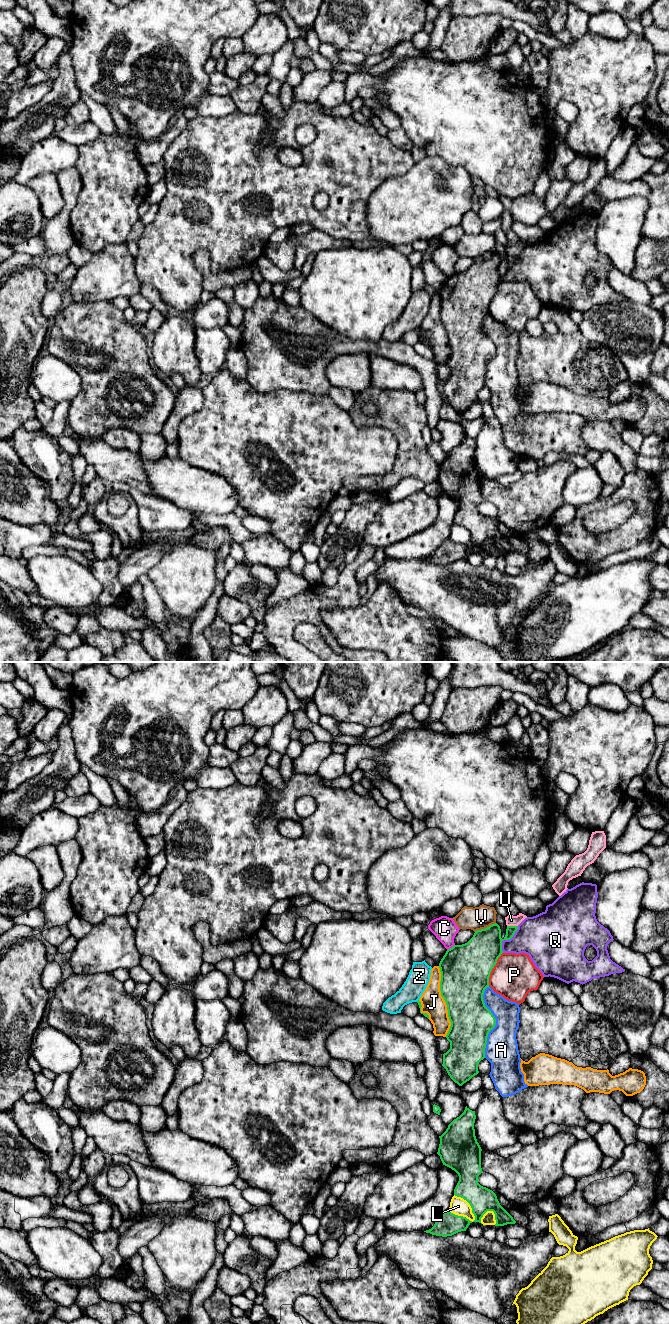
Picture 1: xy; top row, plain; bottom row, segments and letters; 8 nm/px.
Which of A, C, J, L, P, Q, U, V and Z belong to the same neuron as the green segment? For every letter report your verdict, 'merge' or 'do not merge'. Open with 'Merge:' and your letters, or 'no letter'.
Merge: U
A: do not merge
C: do not merge
J: do not merge
L: do not merge
P: do not merge
Q: do not merge
U: merge
V: do not merge
Z: do not merge

